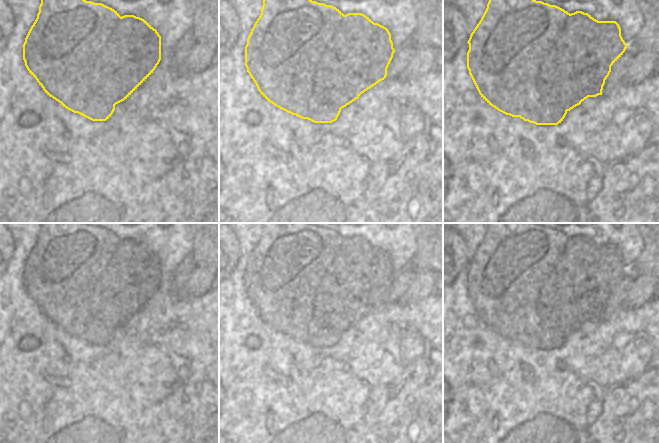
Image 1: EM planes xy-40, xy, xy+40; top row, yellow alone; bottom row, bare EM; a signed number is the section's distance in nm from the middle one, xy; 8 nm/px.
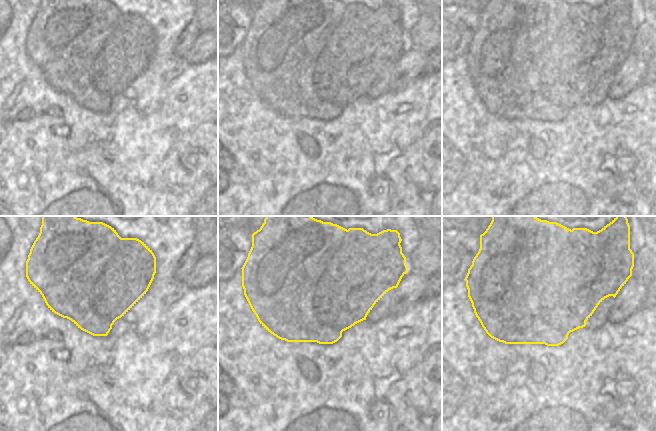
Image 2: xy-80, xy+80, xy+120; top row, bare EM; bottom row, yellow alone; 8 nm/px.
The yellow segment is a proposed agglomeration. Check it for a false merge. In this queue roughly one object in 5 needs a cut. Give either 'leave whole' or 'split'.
split

